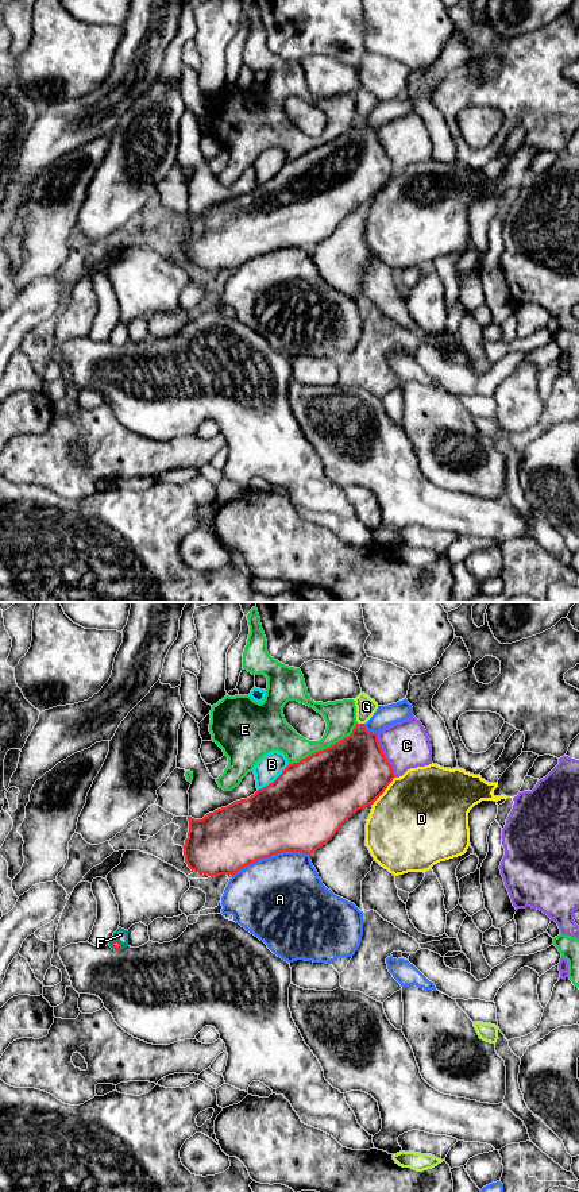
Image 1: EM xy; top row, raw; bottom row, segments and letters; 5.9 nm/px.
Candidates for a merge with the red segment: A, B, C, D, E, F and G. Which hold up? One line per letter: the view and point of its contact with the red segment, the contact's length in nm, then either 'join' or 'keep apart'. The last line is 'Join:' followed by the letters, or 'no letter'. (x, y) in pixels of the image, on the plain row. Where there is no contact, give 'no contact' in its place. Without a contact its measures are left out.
A: xy (270, 250) | 480 nm | keep apart
B: xy (274, 176) | 240 nm | keep apart
C: xy (385, 150) | 280 nm | keep apart
D: xy (385, 184) | 200 nm | keep apart
E: xy (325, 143) | 480 nm | keep apart
F: xy (116, 343) | 80 nm | join
G: xy (361, 119) | 40 nm | keep apart
Join: F

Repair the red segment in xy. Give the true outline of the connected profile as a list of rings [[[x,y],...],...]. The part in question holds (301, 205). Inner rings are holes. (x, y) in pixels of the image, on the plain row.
[[[356,119],[348,132],[289,159],[273,178],[250,193],[217,204],[202,215],[188,211],[189,227],[182,242],[185,258],[192,266],[211,273],[233,271],[242,263],[282,247],[312,250],[325,240],[354,208],[374,198],[394,173],[394,165],[379,140],[378,128],[368,127],[364,119]]]

